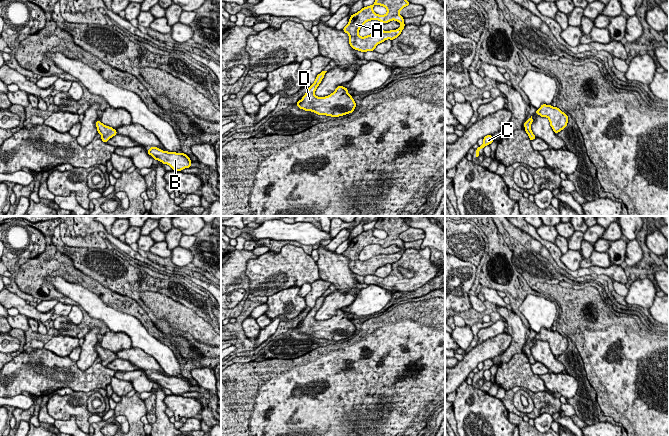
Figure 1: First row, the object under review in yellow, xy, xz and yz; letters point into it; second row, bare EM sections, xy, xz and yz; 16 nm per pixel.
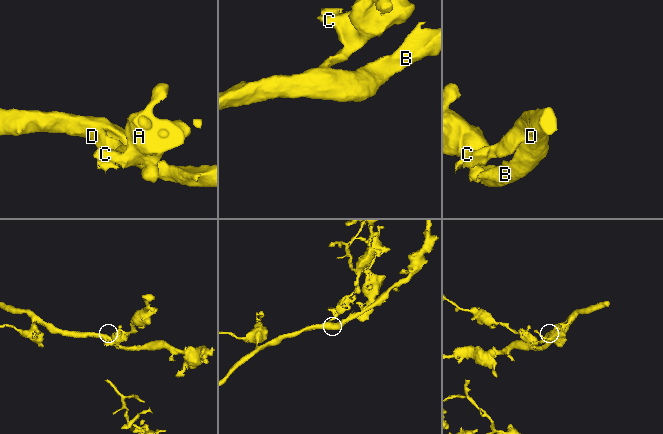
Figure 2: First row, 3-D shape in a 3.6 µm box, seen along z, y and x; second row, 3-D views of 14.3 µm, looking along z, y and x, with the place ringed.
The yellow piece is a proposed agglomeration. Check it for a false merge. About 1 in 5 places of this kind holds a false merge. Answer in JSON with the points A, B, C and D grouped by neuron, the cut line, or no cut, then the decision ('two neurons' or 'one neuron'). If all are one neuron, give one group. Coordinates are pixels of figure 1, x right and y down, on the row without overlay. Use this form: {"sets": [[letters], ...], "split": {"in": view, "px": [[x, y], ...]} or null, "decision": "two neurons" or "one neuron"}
{"sets": [["A", "B", "C", "D"]], "split": null, "decision": "one neuron"}

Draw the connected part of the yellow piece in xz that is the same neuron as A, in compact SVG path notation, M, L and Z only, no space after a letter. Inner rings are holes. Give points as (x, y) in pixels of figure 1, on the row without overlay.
M379 216L373 229L363 231L360 235L350 240L348 248L343 255L349 259L350 270L358 275L374 275L379 267L387 263L397 262L405 251L404 242L399 238L400 234L410 228L399 216ZM375 229L384 230L387 233L385 239L376 238L373 235ZM378 244L388 247L392 244L398 245L401 251L396 254L380 254L365 261L359 259L360 252L368 245Z

